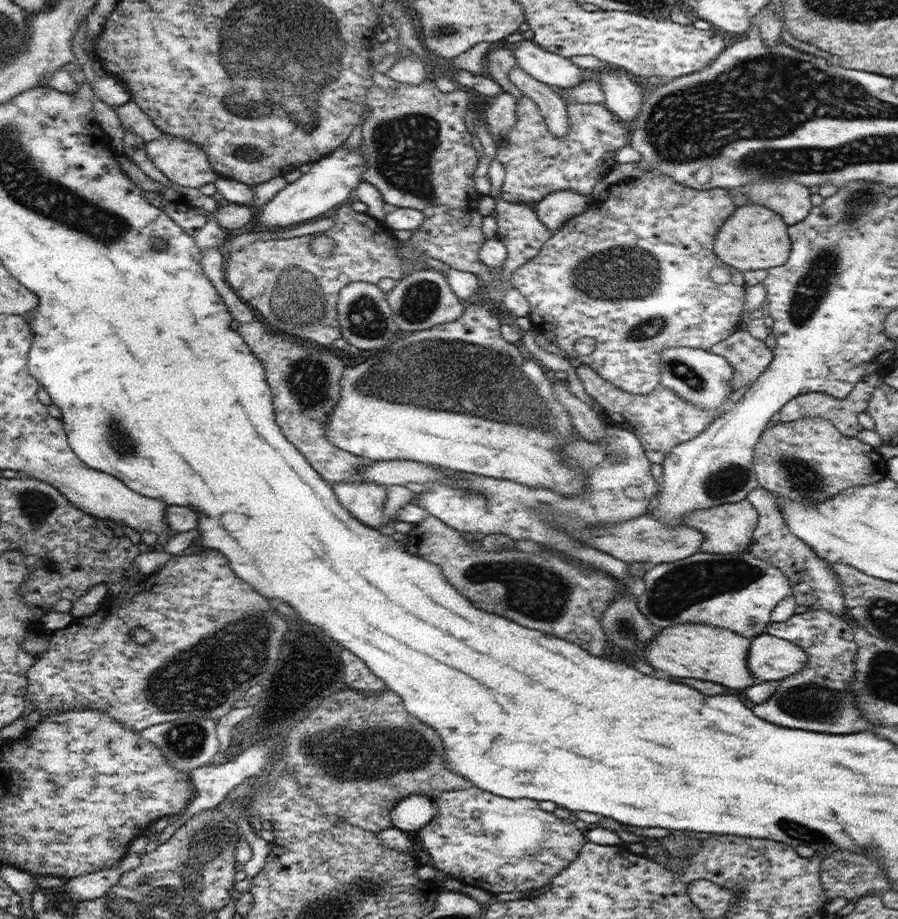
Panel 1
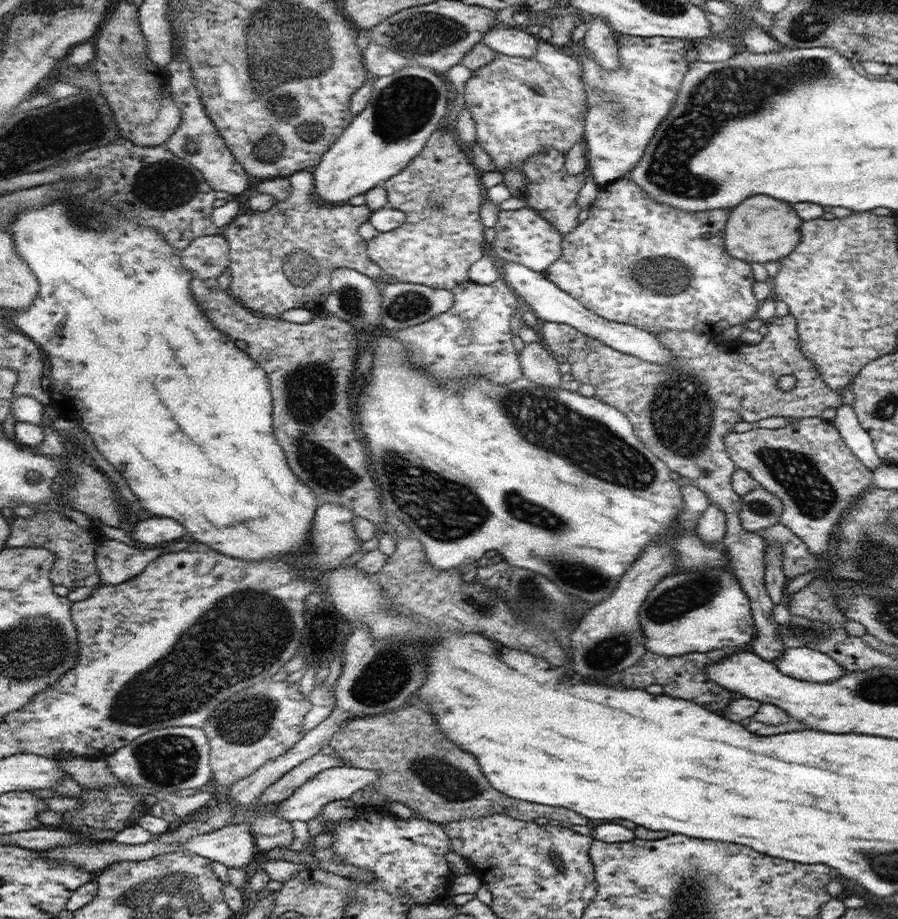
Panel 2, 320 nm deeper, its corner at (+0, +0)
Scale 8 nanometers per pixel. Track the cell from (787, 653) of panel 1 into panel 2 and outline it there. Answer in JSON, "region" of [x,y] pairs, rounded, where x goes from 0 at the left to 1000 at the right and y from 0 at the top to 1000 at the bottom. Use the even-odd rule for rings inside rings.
{"region":[[[902,703],[874,705],[862,723],[875,736],[904,742],[927,742],[940,736],[943,729],[924,713]]]}

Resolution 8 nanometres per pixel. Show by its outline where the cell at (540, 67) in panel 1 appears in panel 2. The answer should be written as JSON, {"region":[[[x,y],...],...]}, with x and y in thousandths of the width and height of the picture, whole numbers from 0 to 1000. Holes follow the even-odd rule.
{"region":[[[550,30],[539,39],[538,46],[552,58],[563,61],[596,62],[601,42],[575,30]]]}

